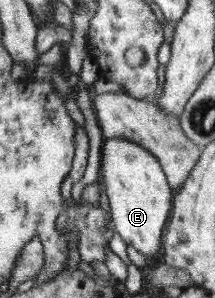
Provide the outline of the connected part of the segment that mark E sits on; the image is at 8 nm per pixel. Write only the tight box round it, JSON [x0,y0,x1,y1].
[100,137,174,258]

